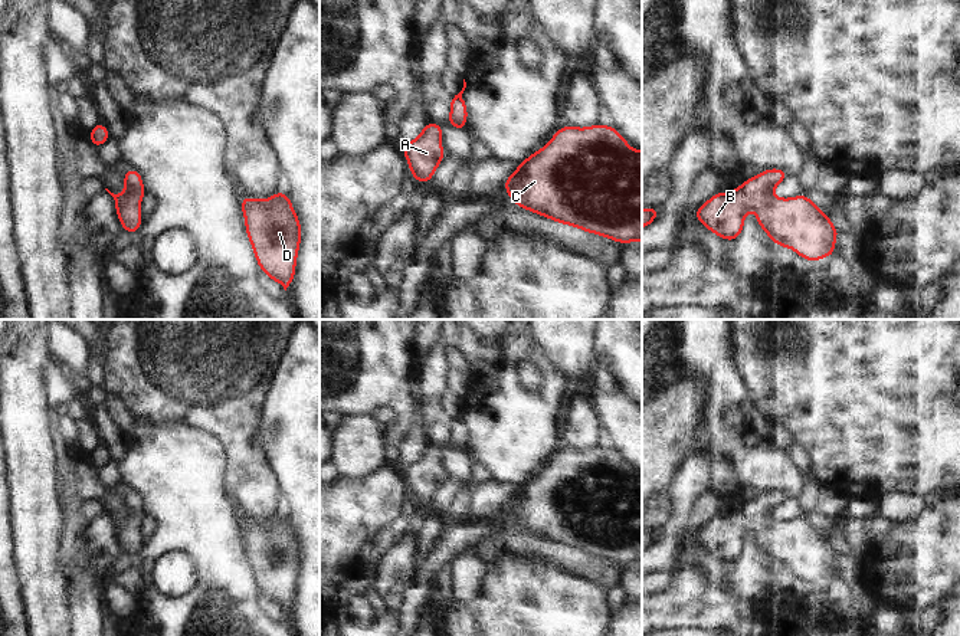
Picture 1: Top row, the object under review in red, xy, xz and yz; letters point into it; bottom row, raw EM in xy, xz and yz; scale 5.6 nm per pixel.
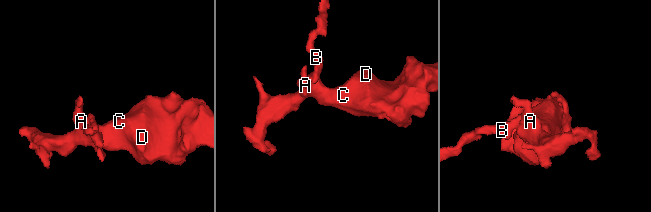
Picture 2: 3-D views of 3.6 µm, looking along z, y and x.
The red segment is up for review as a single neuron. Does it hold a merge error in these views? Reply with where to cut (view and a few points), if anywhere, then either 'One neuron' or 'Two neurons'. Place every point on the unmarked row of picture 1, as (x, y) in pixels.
No split. One neuron

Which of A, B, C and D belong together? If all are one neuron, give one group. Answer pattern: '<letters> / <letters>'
A B C D

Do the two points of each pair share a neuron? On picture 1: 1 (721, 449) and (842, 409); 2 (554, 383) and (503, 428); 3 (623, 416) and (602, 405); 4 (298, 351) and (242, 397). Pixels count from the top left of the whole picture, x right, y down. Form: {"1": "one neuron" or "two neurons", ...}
{"1": "two neurons", "2": "one neuron", "3": "one neuron", "4": "two neurons"}

